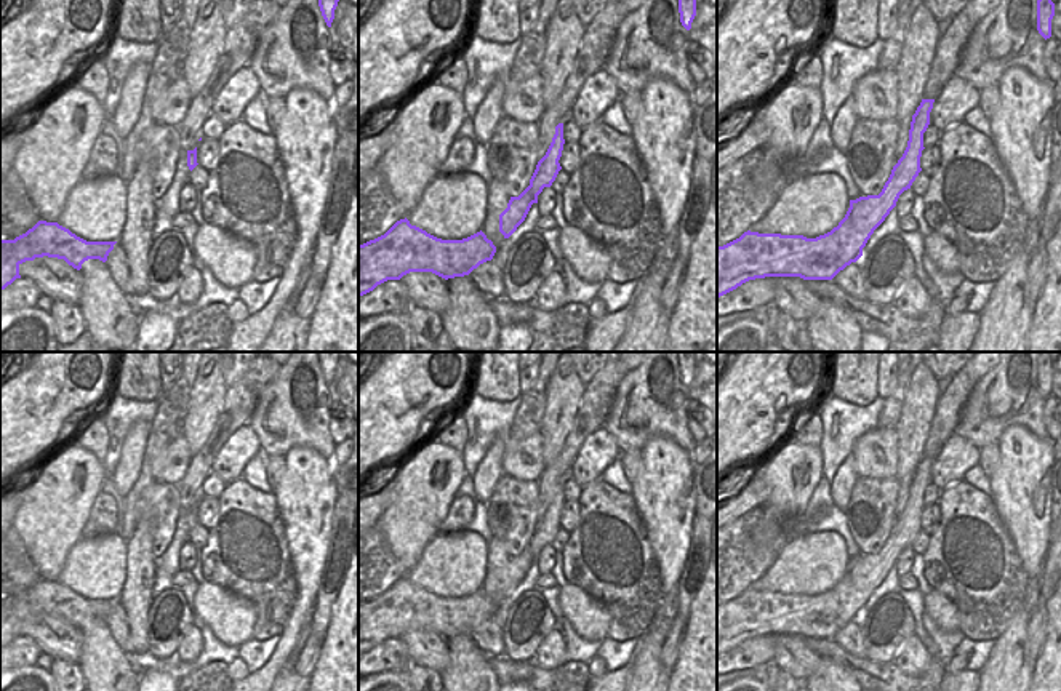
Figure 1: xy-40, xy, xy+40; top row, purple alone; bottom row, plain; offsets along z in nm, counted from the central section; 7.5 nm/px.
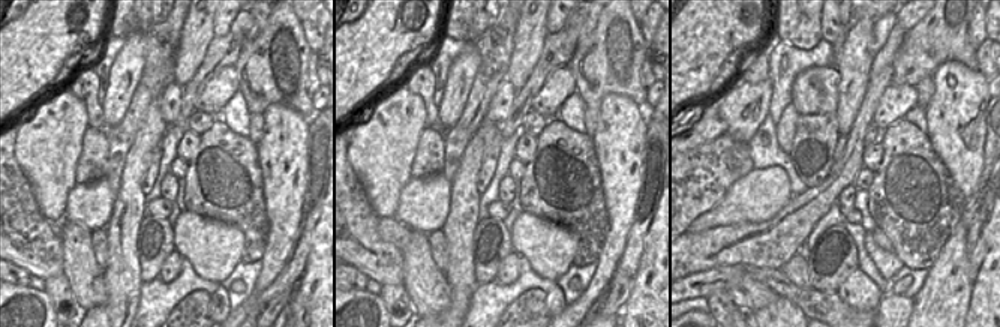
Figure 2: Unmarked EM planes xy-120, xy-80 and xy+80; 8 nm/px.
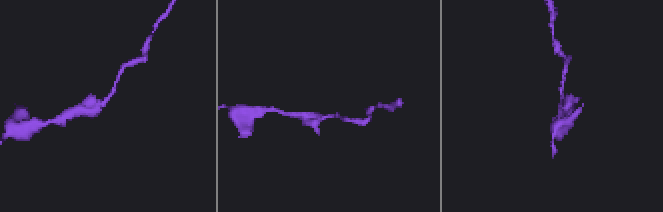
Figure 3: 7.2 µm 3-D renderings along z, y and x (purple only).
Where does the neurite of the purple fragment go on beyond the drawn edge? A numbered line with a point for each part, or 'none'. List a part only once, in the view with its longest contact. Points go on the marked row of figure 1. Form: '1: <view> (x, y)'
none

